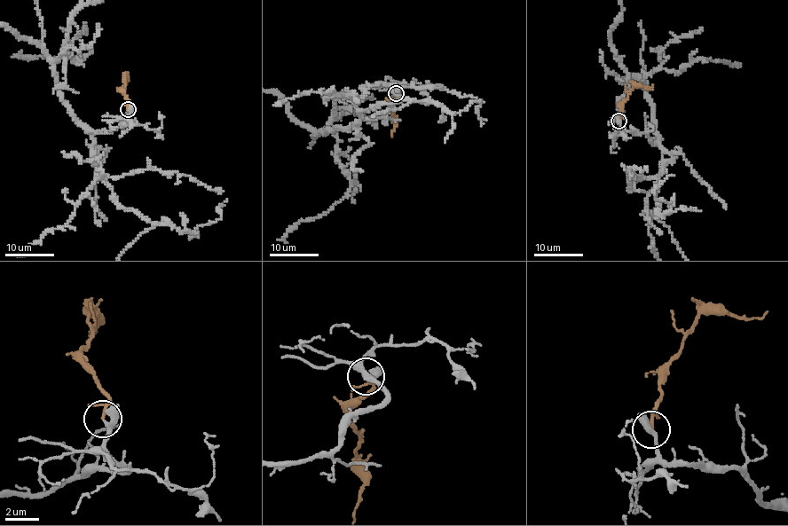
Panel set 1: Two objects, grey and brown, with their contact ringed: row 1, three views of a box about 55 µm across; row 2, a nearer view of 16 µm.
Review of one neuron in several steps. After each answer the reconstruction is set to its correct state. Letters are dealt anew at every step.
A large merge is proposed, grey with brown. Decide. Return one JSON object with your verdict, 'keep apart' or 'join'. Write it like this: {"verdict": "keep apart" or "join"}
{"verdict": "join"}

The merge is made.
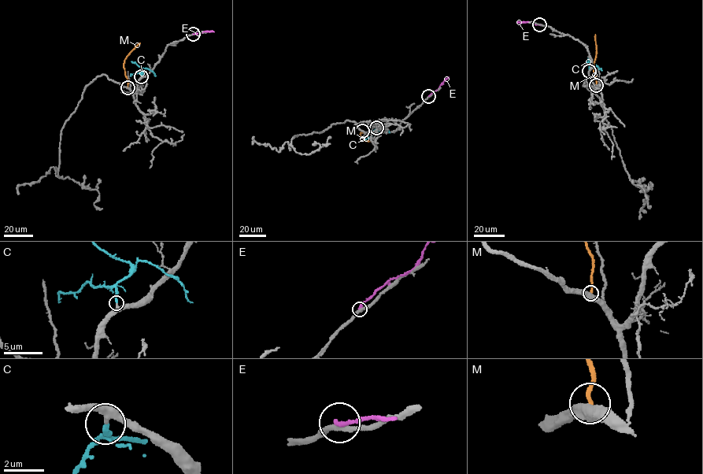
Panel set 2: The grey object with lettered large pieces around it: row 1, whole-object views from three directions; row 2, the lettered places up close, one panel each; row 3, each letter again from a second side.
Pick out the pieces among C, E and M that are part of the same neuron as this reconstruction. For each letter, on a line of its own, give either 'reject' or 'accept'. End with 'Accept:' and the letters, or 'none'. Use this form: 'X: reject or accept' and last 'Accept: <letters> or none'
C: accept
E: reject
M: reject
Accept: C

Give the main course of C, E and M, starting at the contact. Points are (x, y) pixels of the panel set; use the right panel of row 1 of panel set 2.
C: (589, 71), (589, 58)
E: (540, 24), (517, 22)
M: (596, 85), (593, 70), (597, 50), (595, 34)

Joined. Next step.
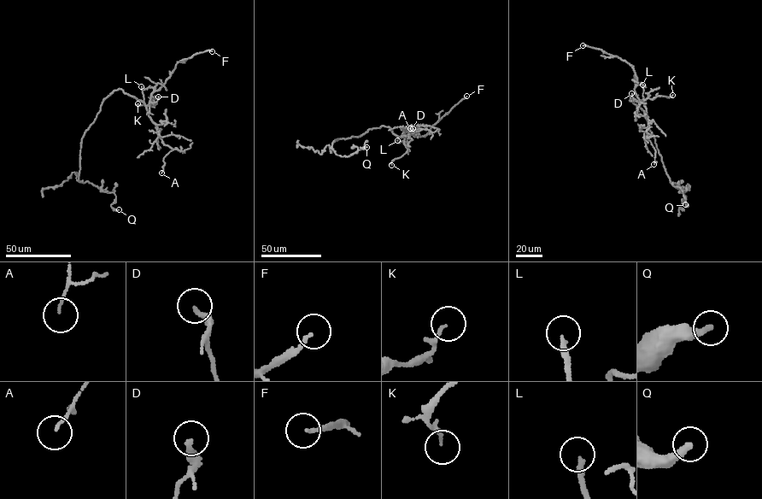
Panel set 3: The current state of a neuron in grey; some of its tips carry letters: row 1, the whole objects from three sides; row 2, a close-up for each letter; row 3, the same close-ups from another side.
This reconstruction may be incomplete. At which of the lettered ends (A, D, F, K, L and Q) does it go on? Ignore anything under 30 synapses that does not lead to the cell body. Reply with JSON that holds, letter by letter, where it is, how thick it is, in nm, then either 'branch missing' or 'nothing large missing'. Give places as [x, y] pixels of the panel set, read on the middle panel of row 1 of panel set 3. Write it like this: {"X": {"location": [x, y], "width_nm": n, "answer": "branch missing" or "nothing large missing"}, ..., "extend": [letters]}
{"A": {"location": [410, 128], "width_nm": 100, "answer": "nothing large missing"}, "D": {"location": [413, 128], "width_nm": 280, "answer": "nothing large missing"}, "F": {"location": [466, 96], "width_nm": 150, "answer": "branch missing"}, "K": {"location": [391, 165], "width_nm": 90, "answer": "nothing large missing"}, "L": {"location": [397, 140], "width_nm": 240, "answer": "branch missing"}, "Q": {"location": [366, 147], "width_nm": 280, "answer": "nothing large missing"}, "extend": ["F", "L"]}

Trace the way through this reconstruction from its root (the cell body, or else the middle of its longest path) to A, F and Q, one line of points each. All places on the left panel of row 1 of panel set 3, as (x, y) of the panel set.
A: (106, 98), (121, 89), (144, 104), (158, 136), (172, 149), (164, 158), (161, 173)
F: (106, 98), (114, 90), (121, 89), (147, 105), (152, 94), (164, 84), (177, 63), (196, 54), (212, 51)
Q: (106, 98), (81, 140), (79, 179), (114, 192), (115, 199), (111, 206), (119, 209)

